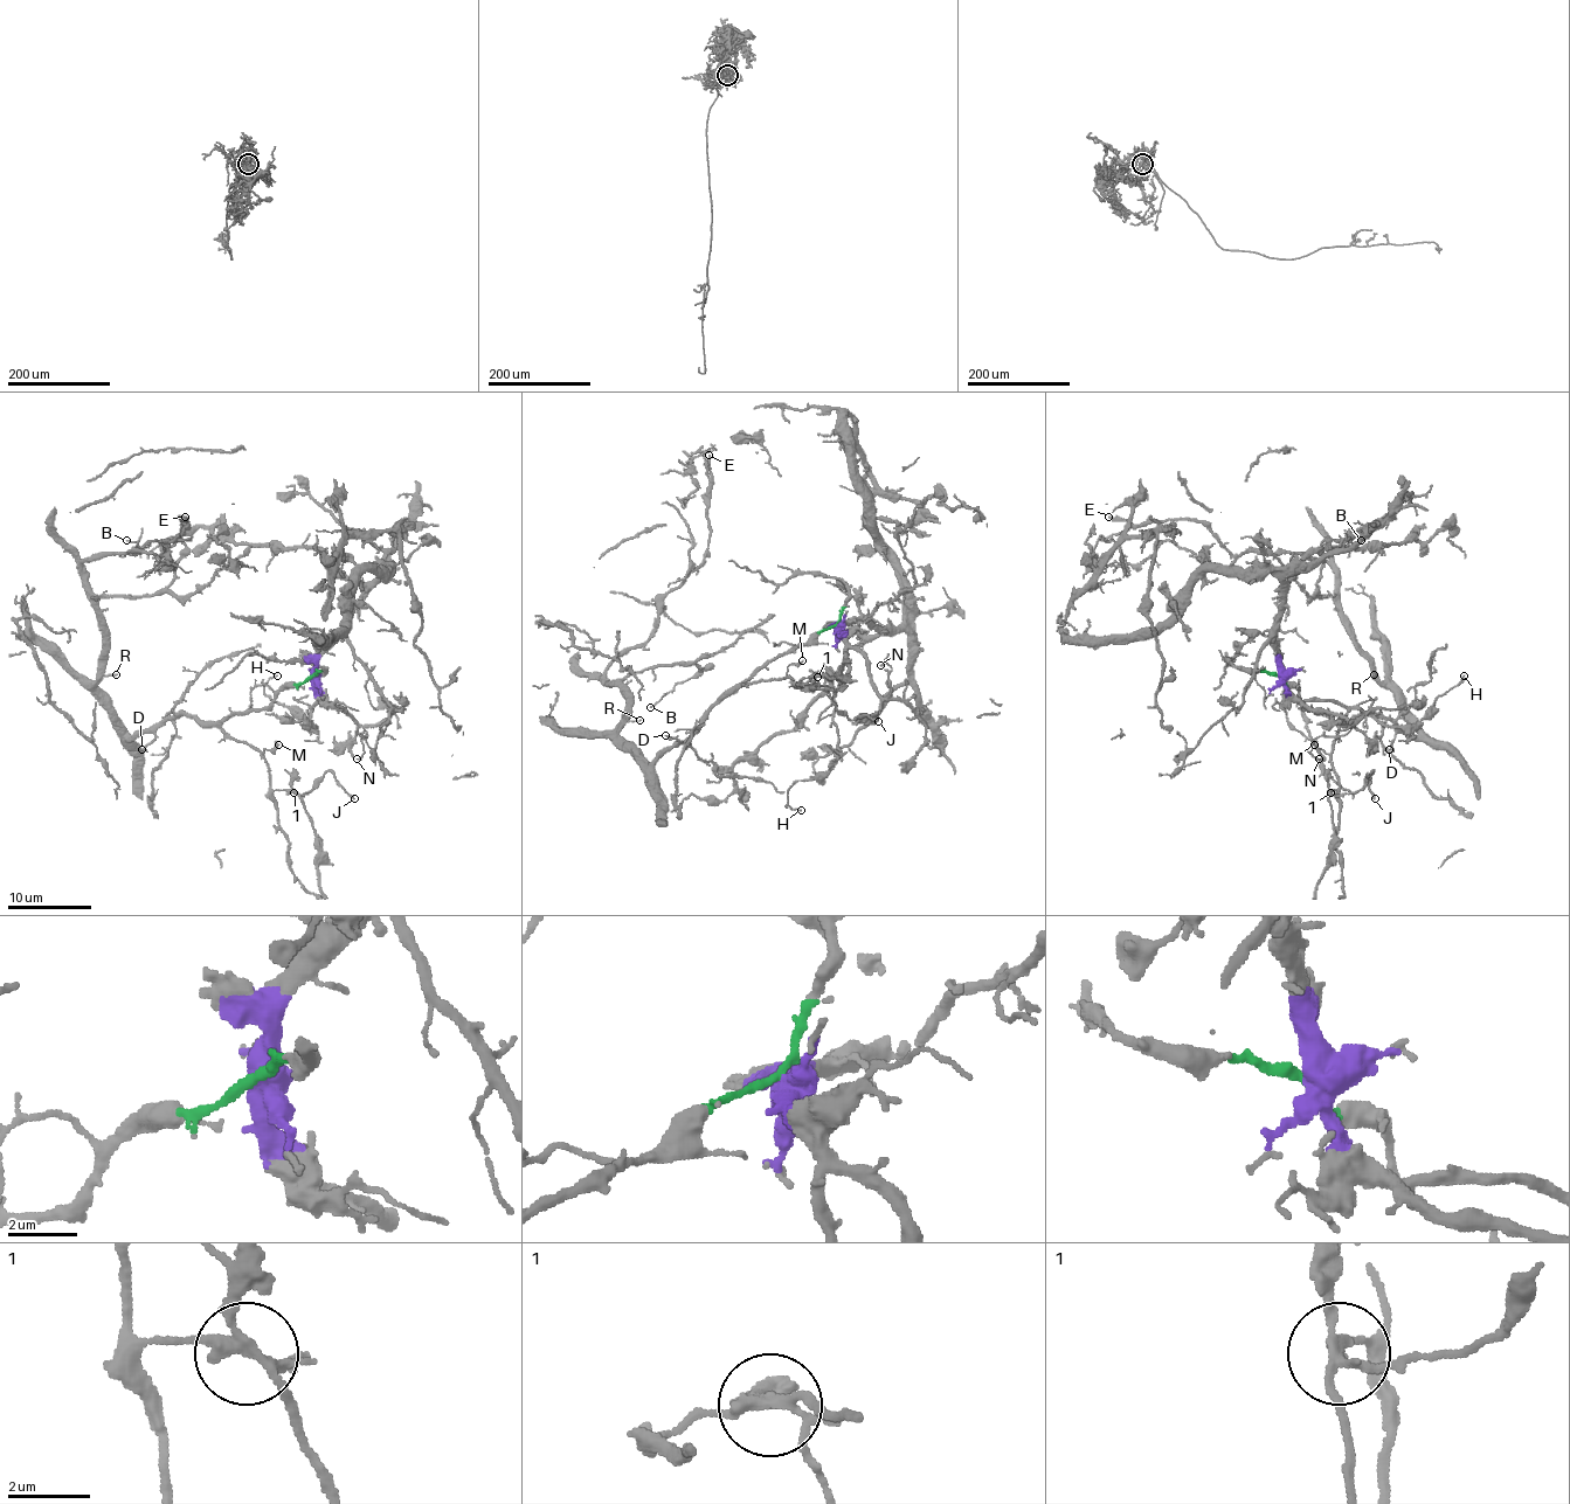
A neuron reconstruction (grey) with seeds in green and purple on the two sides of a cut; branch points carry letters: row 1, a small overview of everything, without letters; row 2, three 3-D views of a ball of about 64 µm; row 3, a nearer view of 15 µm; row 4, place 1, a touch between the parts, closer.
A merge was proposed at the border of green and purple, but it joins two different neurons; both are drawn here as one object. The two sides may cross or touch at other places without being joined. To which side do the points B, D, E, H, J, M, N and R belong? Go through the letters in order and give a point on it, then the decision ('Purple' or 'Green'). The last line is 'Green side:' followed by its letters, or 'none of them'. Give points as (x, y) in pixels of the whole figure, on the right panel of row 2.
B: Place: (1361, 540). Green
D: Place: (1389, 749). Green
E: Place: (1108, 517). Green
H: Place: (1464, 676). Purple
J: Place: (1375, 798). Green
M: Place: (1314, 744). Green
N: Place: (1319, 759). Purple
R: Place: (1374, 674). Green
Green side: B, D, E, J, M, R

